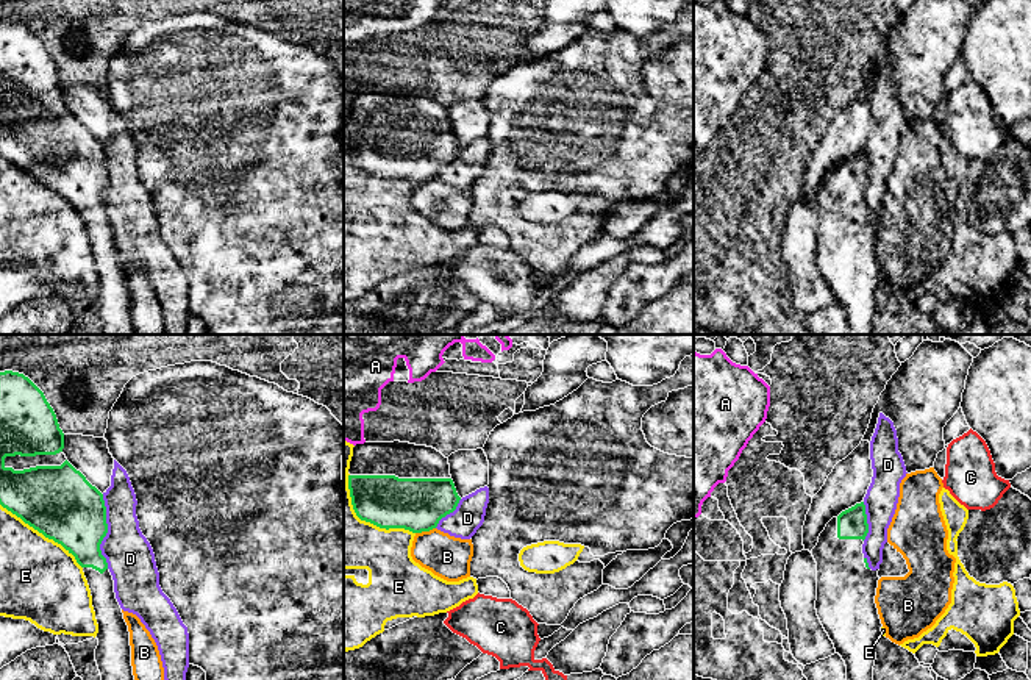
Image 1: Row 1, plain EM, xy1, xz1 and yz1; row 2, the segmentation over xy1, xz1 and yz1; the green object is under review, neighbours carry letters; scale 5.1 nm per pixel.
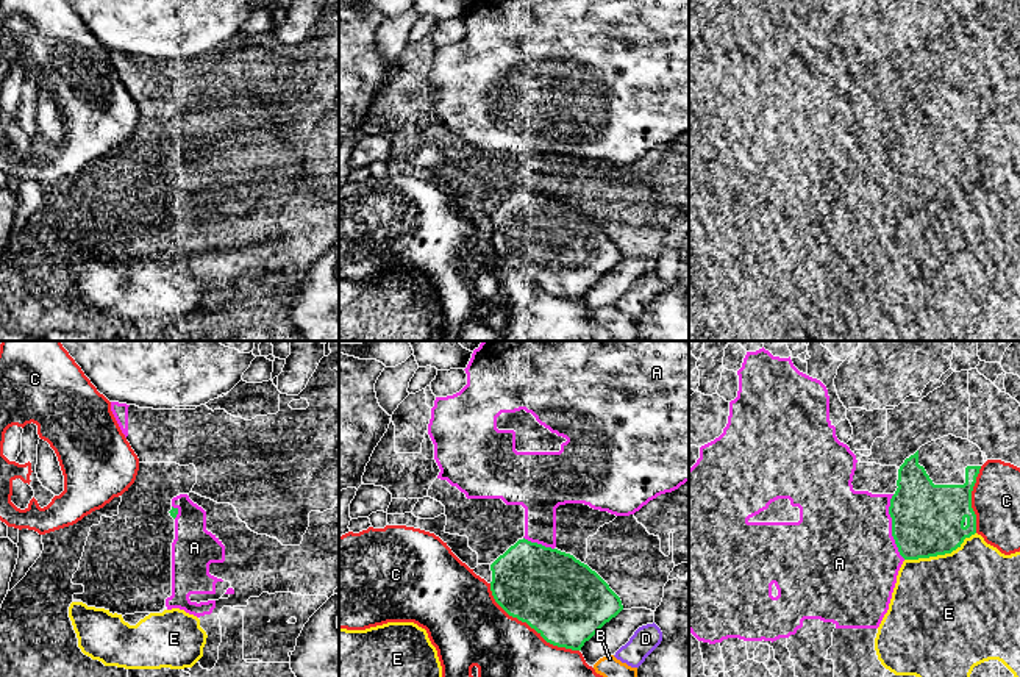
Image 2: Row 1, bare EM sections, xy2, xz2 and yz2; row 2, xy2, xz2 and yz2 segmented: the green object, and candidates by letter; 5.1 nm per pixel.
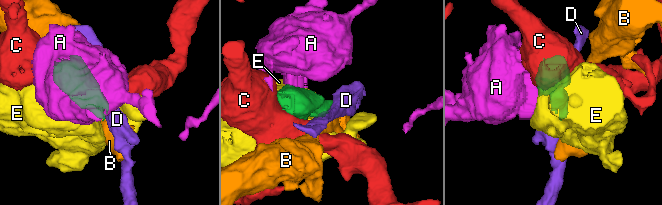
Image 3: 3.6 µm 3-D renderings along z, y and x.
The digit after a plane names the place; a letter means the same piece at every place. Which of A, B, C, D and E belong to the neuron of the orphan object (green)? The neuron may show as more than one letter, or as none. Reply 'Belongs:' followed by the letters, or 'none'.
Belongs: none

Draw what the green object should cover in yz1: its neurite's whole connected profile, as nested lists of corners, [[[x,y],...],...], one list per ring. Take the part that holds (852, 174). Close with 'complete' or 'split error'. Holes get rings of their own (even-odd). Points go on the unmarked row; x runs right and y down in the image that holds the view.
[[[864,152],[833,167],[819,186],[812,206],[817,213],[817,266],[847,316],[847,335],[873,335],[875,292],[881,286],[881,269],[875,253],[878,220],[869,217],[862,194],[869,183]]]; split error

